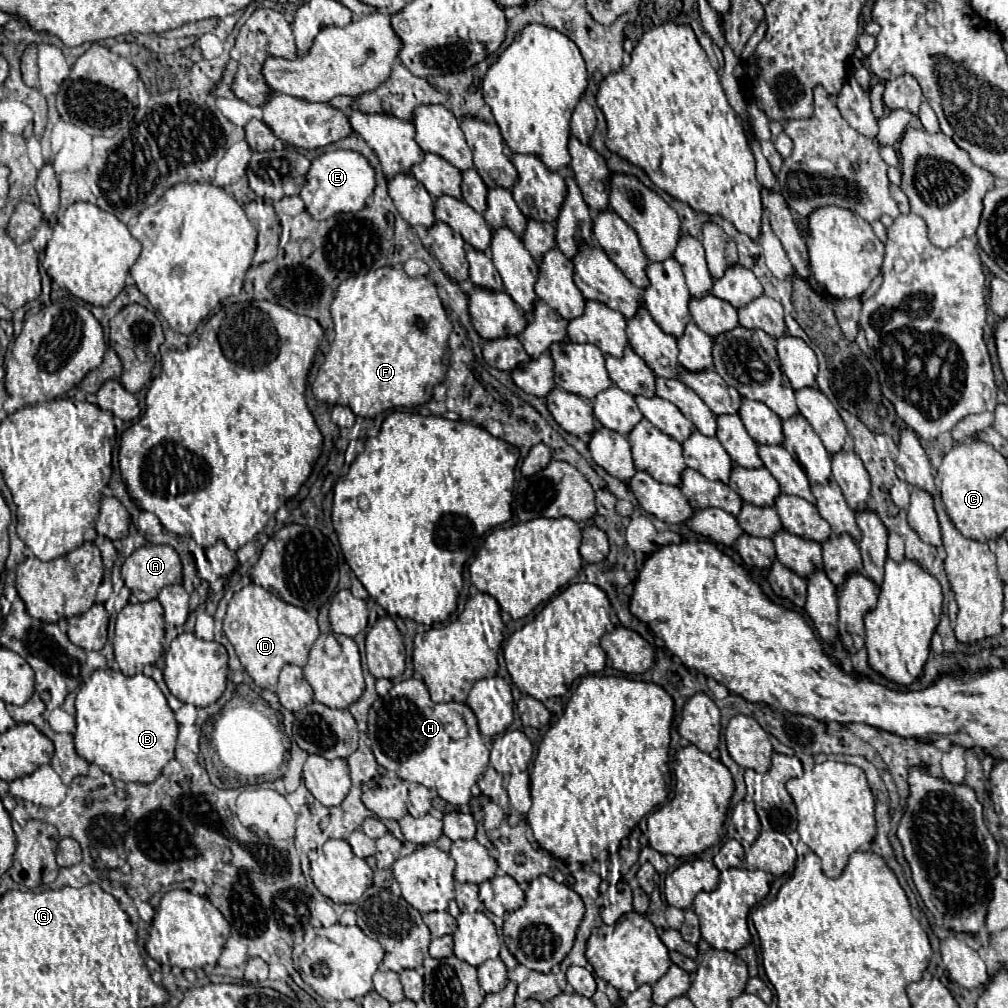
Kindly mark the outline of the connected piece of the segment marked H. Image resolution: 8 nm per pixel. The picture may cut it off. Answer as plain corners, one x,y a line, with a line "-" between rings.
405,679
405,683
395,683
385,697
369,709
369,729
367,737
371,739
371,749
379,765
387,771
397,773
399,779
425,785
427,789
437,791
437,795
451,805
465,805
471,799
471,787
485,773
489,765
490,750
485,747
481,733
477,729
477,719
465,703
433,703
429,691
421,679

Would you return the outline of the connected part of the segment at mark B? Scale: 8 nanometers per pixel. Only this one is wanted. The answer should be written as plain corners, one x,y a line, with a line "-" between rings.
97,669
79,689
75,709
75,751
87,763
99,765
103,773
121,781
153,783
173,759
177,721
165,695
151,677
143,673
127,677
115,669

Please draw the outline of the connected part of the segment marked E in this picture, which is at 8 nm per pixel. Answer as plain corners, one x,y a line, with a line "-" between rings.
329,151
319,155
307,173
307,183
301,189
301,199
307,211
317,219
327,219
337,213
357,213
367,205
367,199
375,191
375,169
369,161
355,151

